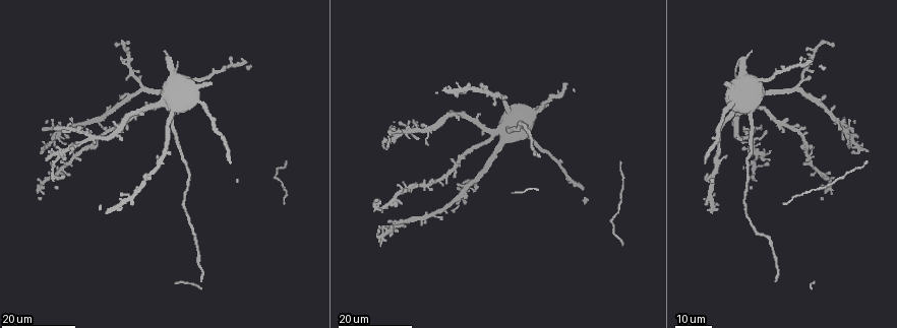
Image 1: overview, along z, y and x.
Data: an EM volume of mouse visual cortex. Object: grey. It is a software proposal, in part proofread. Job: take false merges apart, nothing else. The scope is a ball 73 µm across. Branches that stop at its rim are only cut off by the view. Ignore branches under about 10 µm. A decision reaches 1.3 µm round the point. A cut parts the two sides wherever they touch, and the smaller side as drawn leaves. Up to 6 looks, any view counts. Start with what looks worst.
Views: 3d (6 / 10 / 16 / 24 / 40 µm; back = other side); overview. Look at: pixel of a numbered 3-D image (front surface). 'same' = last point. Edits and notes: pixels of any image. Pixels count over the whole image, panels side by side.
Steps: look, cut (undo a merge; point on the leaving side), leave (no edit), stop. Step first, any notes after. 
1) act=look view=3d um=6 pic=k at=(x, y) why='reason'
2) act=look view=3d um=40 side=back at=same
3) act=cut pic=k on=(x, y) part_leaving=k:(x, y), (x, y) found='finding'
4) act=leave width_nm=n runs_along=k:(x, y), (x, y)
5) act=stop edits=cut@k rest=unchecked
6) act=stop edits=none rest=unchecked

act=look view=3d um=16 pic=1 at=(142, 87)

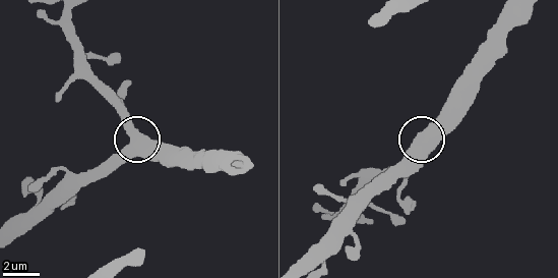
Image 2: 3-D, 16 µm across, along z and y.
act=look view=3d um=10 pic=2 at=(131, 134) why='zoom in'

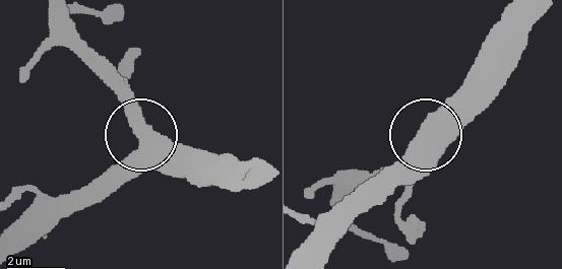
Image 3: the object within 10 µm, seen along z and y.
act=leave width_nm=540 found='all the same cell'

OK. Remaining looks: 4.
act=look view=3d um=24 pic=1 at=(200, 257) why='sudden change in width'

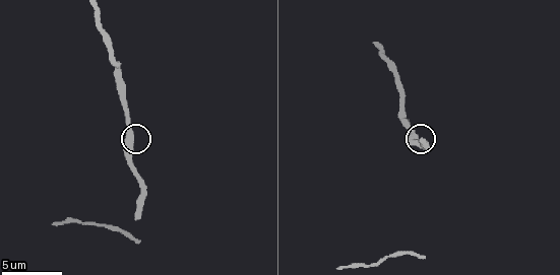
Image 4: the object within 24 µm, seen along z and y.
act=look view=3d um=10 pic=4 at=(414, 136) why='zoom in'

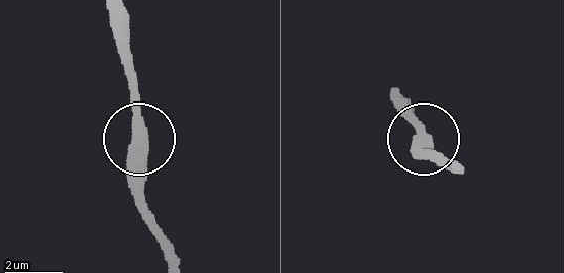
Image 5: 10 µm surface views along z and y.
act=leave runs_along=5:(119, 16), (119, 53), (141, 147), (141, 211) found='all the same cell'

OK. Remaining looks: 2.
act=look view=3d um=16 pic=1 at=(716, 158) why='narrows sharply'

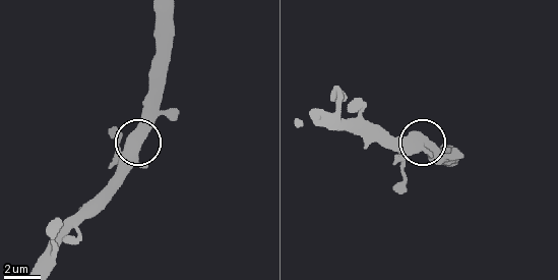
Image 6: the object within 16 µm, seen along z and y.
act=look view=3d um=6 pic=6 at=(139, 148)

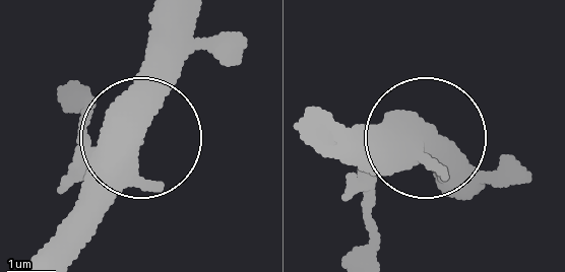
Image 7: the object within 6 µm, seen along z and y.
act=leave found='continuous, no second cell'

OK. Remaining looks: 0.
act=stop edits=none rest=unchecked

